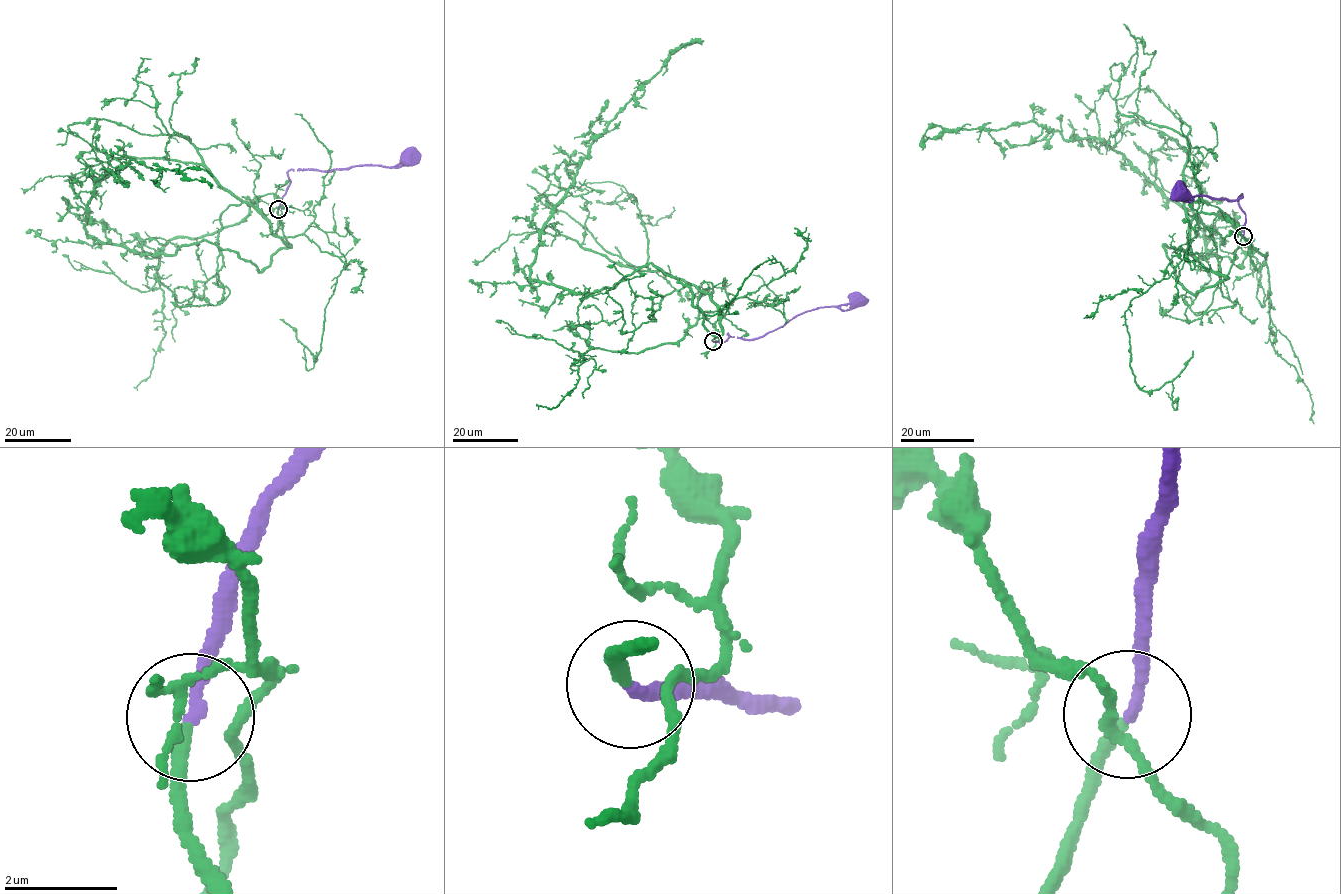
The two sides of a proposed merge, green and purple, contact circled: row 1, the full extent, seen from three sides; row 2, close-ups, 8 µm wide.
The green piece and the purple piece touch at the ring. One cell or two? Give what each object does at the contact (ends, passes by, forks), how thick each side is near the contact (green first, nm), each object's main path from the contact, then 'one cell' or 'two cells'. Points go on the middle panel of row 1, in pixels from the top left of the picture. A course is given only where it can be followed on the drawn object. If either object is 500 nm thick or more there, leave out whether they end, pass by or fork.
green forks | purple ends | 160/220 nm | green via (713, 341), (687, 286), (651, 263), (587, 293), (530, 277), (590, 145), (701, 42) | purple via (713, 341), (724, 341), (728, 333), (732, 337), (759, 338), (805, 312), (850, 304), (856, 299) | one cell

